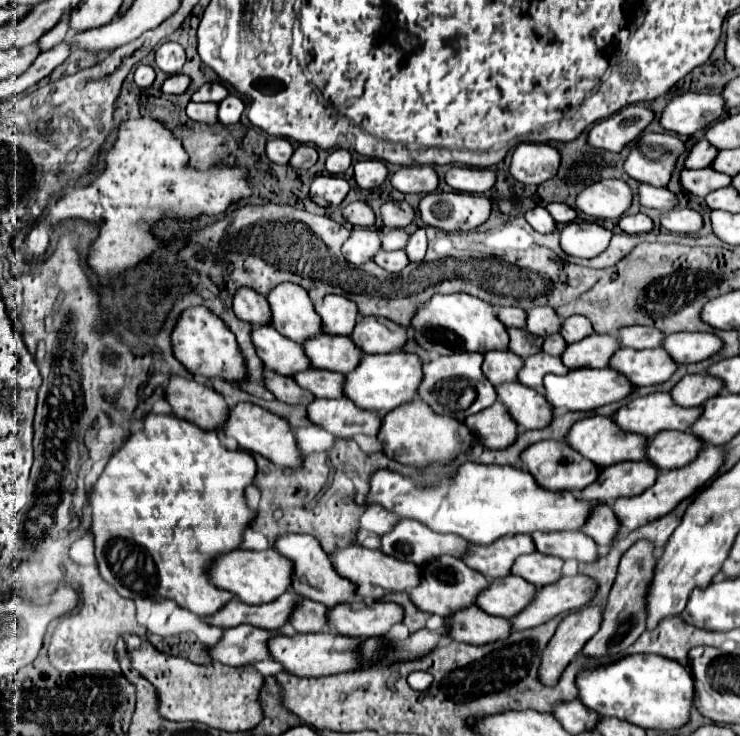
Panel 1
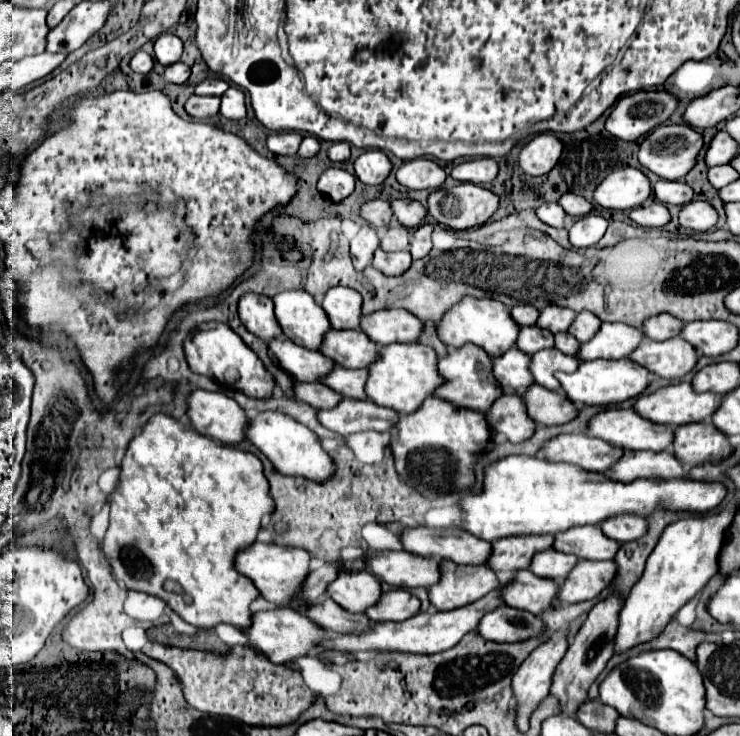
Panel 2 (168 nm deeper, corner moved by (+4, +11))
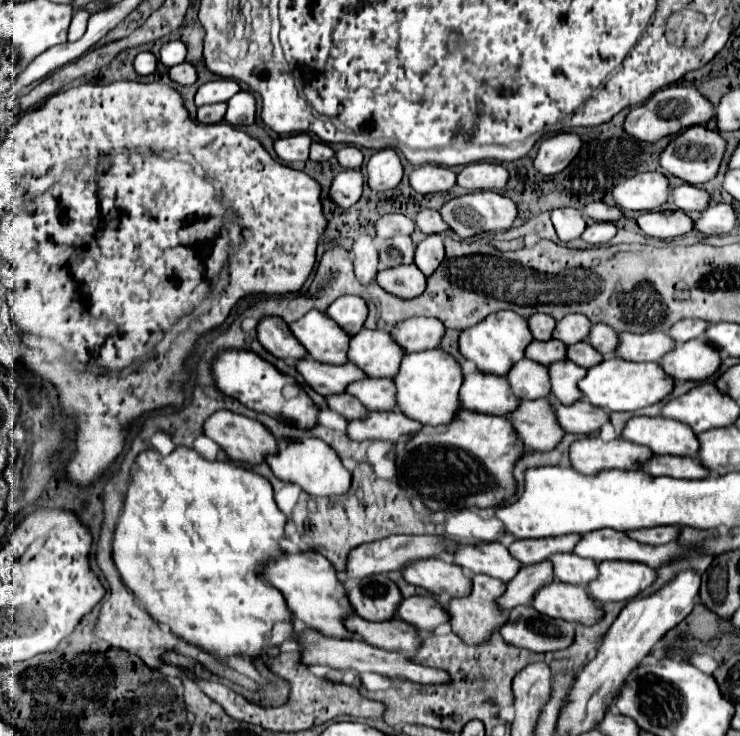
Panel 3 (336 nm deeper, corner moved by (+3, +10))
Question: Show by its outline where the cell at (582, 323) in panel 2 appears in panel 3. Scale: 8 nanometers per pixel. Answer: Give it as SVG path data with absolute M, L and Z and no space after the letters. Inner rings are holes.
M594 324L592 334L590 334L590 344L604 356L604 358L614 358L616 350L620 346L618 334L604 324Z

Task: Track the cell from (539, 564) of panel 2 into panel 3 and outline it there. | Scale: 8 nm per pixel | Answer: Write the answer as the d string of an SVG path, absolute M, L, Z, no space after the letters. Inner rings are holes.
M554 554L554 576L560 582L574 586L588 586L598 578L598 566L594 560L580 558L576 554Z

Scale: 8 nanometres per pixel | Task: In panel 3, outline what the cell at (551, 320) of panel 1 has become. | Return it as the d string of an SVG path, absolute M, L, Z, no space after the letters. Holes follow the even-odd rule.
M568 314L564 320L558 320L554 338L562 340L566 346L576 342L586 342L590 328L592 328L592 322L588 322L584 314Z

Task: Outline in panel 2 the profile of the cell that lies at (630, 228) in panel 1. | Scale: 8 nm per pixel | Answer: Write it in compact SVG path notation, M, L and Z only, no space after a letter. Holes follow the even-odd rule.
M651 203L645 207L635 207L629 211L629 219L641 227L663 227L669 223L669 211L661 203Z

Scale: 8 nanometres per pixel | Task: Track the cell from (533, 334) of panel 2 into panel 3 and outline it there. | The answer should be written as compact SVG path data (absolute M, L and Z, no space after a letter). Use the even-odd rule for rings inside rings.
M548 340L548 342L532 342L526 350L526 358L542 364L542 366L550 366L552 362L560 362L566 360L566 346L560 340Z

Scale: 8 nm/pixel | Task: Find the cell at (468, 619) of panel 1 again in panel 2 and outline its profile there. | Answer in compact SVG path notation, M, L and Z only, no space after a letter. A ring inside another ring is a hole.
M501 605L499 609L493 609L481 617L477 633L491 641L523 641L541 633L541 627L543 623L537 615Z

